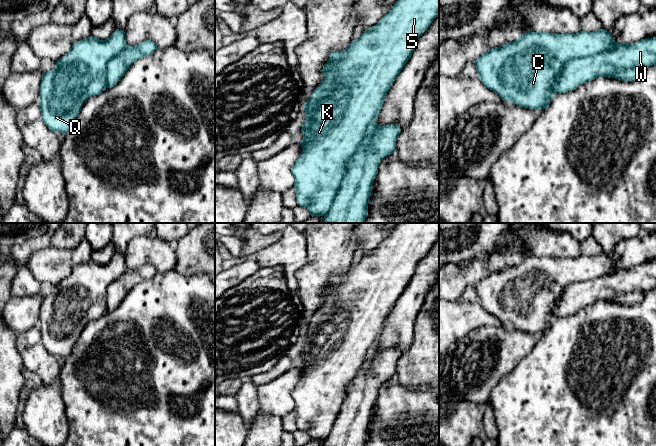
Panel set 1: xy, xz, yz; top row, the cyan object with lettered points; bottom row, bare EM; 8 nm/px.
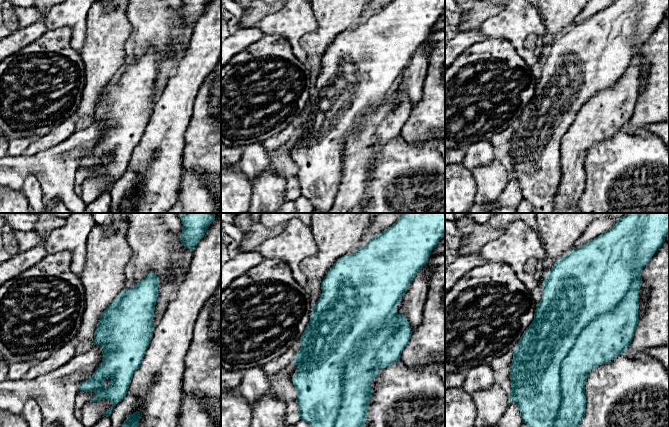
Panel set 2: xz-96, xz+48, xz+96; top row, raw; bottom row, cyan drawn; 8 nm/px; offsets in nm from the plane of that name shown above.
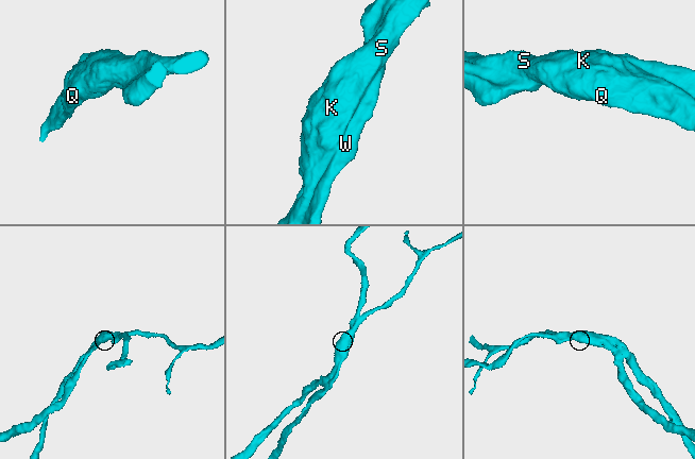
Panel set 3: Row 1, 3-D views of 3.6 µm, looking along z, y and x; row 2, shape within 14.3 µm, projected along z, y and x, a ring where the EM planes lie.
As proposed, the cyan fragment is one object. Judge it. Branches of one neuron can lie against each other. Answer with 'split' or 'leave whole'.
split

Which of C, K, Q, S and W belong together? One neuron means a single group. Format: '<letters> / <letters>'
C K Q S / W

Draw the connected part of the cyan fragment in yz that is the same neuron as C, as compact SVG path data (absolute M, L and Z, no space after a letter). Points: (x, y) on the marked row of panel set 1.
M604 28L594 32L581 30L576 34L528 32L510 43L492 48L474 63L481 82L503 101L529 109L545 109L555 94L553 84L566 63L612 50L619 44Z

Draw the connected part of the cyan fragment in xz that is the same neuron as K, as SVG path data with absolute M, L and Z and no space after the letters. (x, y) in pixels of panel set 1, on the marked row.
M397 0L390 11L385 14L376 25L363 31L361 36L358 39L351 41L351 43L342 52L334 51L330 54L329 60L321 70L323 74L321 83L313 90L310 98L304 103L303 110L305 111L306 117L302 126L303 139L300 142L303 151L291 167L291 173L294 177L294 188L296 189L297 205L305 207L310 212L311 216L325 216L330 210L340 187L340 183L344 177L347 161L351 158L359 144L363 141L365 132L369 125L377 118L387 92L411 57L419 37L430 27L438 14L439 0Z

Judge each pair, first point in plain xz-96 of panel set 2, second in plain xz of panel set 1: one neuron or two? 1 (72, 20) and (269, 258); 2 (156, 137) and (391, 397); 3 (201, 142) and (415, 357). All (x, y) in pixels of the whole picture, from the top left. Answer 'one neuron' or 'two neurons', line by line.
1: one neuron
2: two neurons
3: one neuron

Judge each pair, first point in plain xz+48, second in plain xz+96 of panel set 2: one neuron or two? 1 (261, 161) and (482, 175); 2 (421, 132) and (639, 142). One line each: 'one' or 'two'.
1: two
2: two

